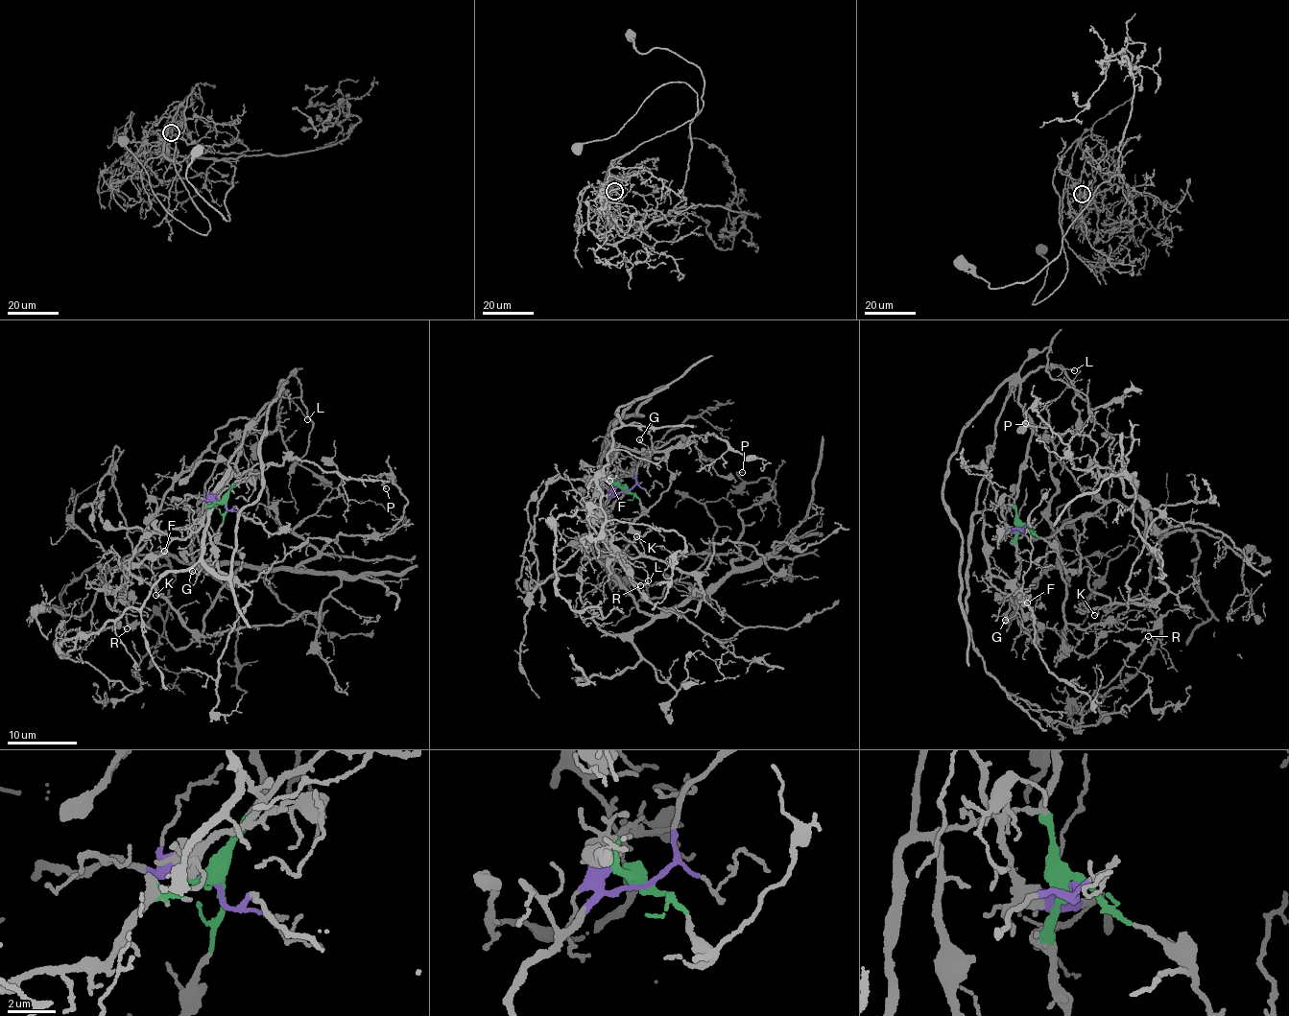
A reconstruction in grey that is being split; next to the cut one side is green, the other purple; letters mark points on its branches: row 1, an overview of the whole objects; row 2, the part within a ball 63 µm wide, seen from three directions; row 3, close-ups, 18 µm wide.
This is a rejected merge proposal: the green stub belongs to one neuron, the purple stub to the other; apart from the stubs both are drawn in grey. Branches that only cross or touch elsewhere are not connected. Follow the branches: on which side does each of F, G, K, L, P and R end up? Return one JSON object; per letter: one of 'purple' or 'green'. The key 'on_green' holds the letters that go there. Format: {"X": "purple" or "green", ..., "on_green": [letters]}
{"F": "green", "G": "green", "K": "purple", "L": "green", "P": "purple", "R": "green", "on_green": ["F", "G", "L", "R"]}

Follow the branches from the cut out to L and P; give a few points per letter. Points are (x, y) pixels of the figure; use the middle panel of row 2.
L: (626, 491), (622, 491), (622, 496), (610, 507), (604, 523), (605, 561), (609, 570), (621, 577), (647, 580)
P: (627, 490), (588, 524), (595, 555), (634, 604), (664, 614), (731, 570), (740, 511), (775, 493), (742, 472)

